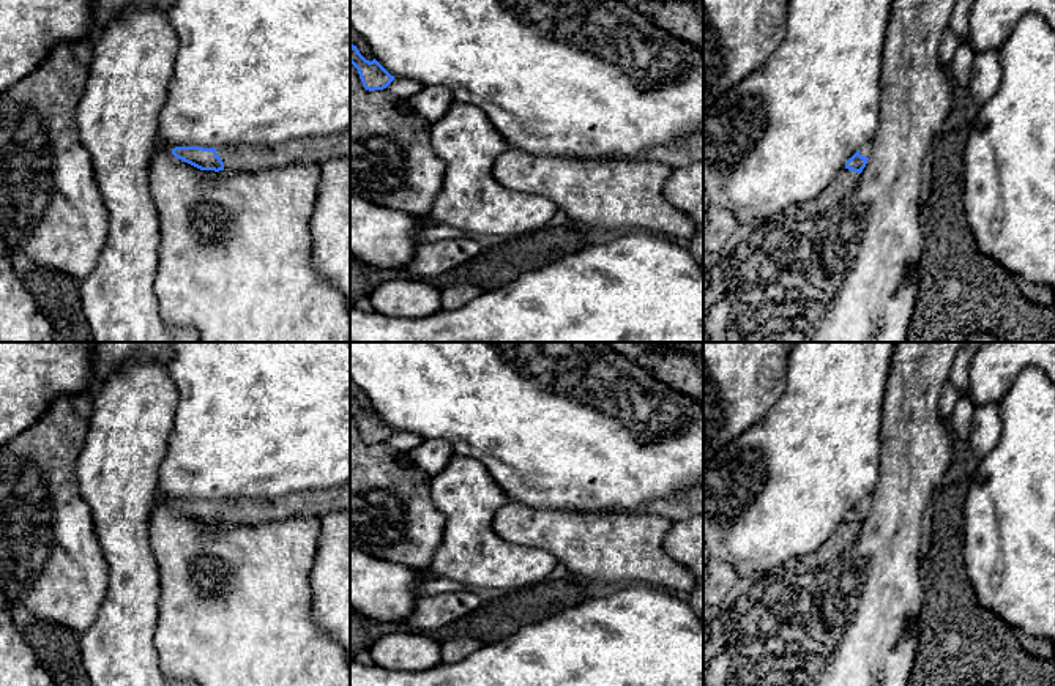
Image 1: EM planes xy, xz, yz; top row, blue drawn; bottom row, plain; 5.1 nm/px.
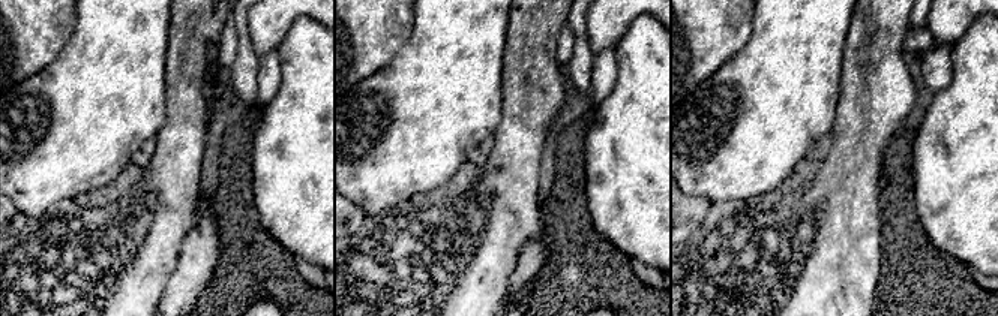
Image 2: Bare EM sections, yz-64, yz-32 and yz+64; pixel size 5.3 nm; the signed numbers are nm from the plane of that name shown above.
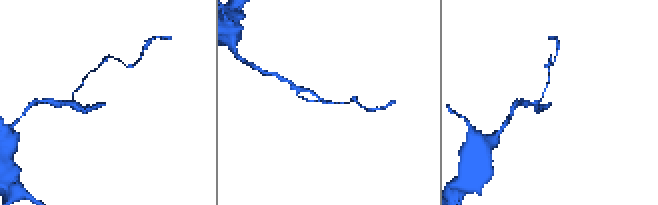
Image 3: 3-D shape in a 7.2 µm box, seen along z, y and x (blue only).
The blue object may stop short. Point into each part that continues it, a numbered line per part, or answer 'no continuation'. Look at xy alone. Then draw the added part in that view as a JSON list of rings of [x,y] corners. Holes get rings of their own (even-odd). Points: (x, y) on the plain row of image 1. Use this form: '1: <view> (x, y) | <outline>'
1: xy (319, 502) | [[[350,483],[331,489],[301,490],[274,498],[216,500],[224,524],[267,522],[292,516],[322,516],[350,508]]]

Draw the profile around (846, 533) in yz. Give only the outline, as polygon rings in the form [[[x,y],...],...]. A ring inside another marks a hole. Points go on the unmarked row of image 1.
[[[844,522],[818,550],[806,557],[790,558],[784,566],[793,574],[806,574],[818,569],[820,566],[826,566],[855,542],[858,533],[858,525]]]

